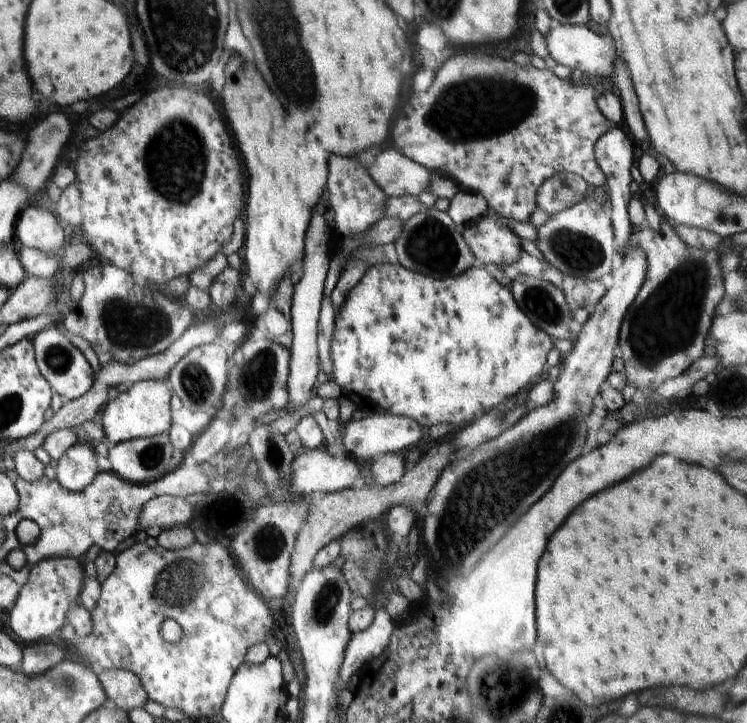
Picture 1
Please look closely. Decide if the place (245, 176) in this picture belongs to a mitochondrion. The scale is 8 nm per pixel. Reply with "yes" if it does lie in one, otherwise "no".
no

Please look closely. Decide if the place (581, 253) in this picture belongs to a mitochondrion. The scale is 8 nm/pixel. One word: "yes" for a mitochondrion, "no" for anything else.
yes

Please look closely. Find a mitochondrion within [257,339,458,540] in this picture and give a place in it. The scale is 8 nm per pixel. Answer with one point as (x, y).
(274, 456)

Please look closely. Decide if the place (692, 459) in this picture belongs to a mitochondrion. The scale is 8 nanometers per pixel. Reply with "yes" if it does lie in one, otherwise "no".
no

